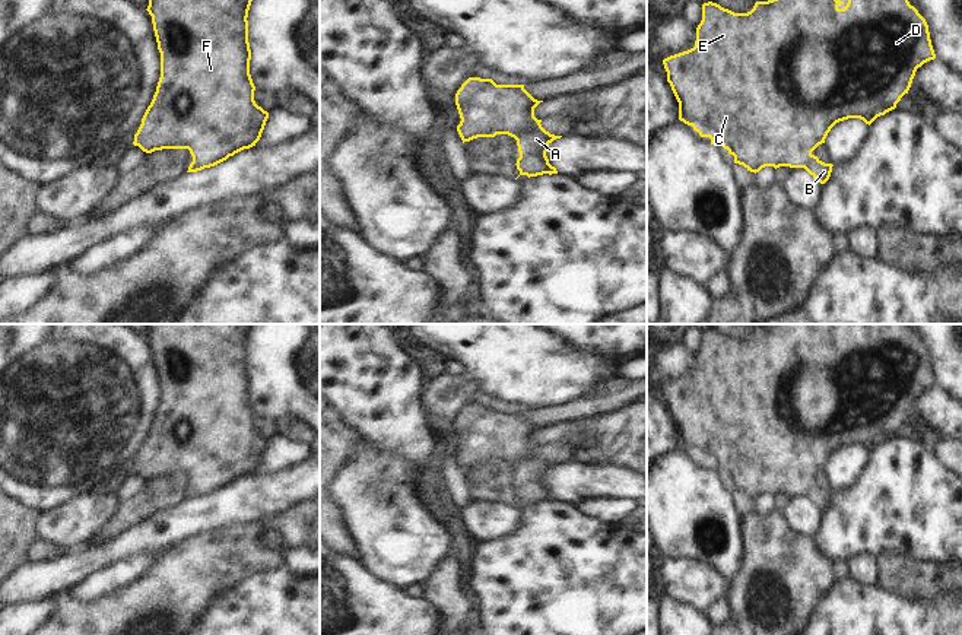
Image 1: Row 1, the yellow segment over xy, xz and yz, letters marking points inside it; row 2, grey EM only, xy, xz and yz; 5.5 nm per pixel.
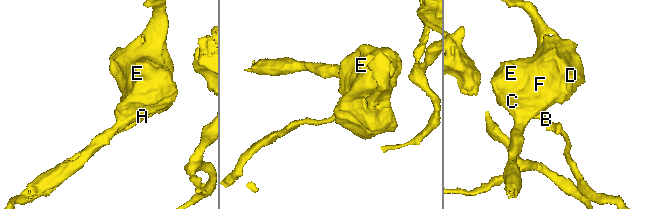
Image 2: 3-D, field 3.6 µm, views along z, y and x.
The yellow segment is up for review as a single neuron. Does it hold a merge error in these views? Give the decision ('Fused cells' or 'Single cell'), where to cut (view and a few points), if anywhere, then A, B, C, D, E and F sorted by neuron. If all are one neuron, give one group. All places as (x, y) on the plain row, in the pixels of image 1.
Single cell. No split. Groups: A B C D E F

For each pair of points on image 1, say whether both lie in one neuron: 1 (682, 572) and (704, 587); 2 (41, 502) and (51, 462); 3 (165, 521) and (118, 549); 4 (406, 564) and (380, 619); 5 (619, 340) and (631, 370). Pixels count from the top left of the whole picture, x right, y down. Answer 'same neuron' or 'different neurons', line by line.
1: same neuron
2: same neuron
3: same neuron
4: different neurons
5: different neurons

